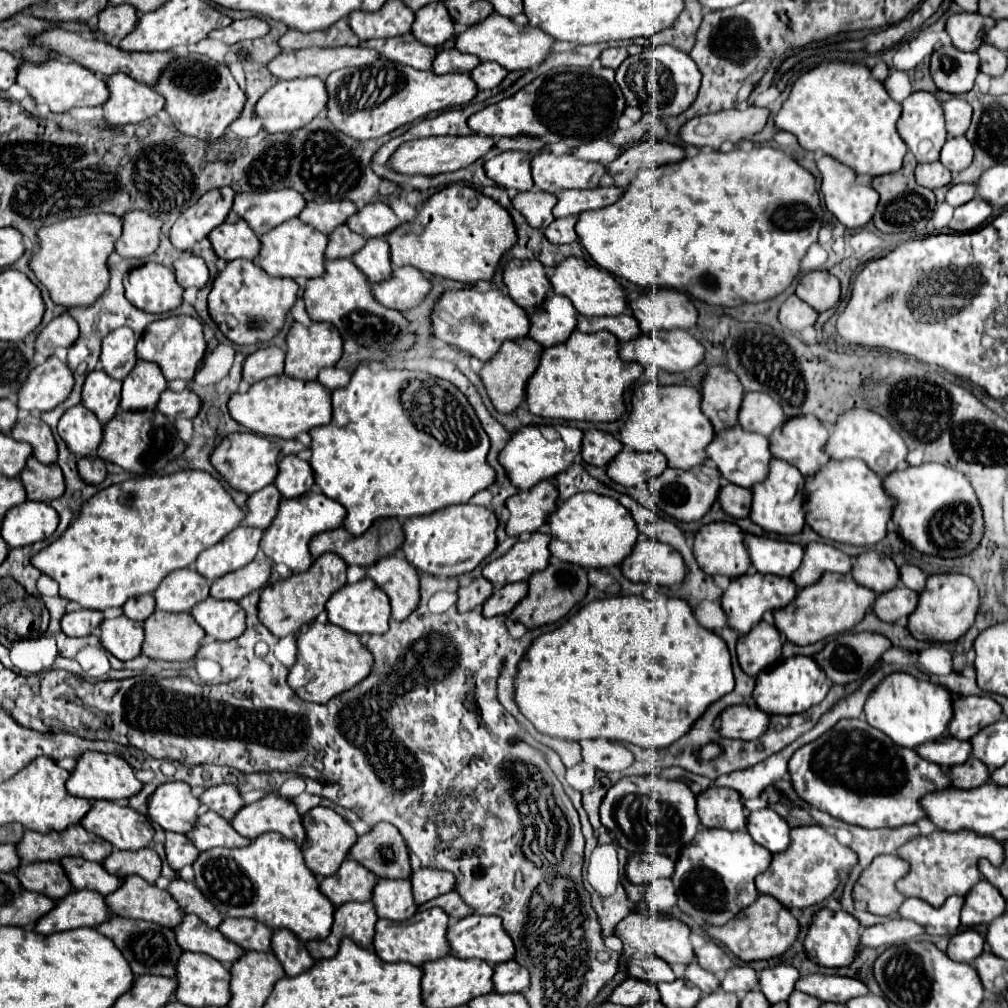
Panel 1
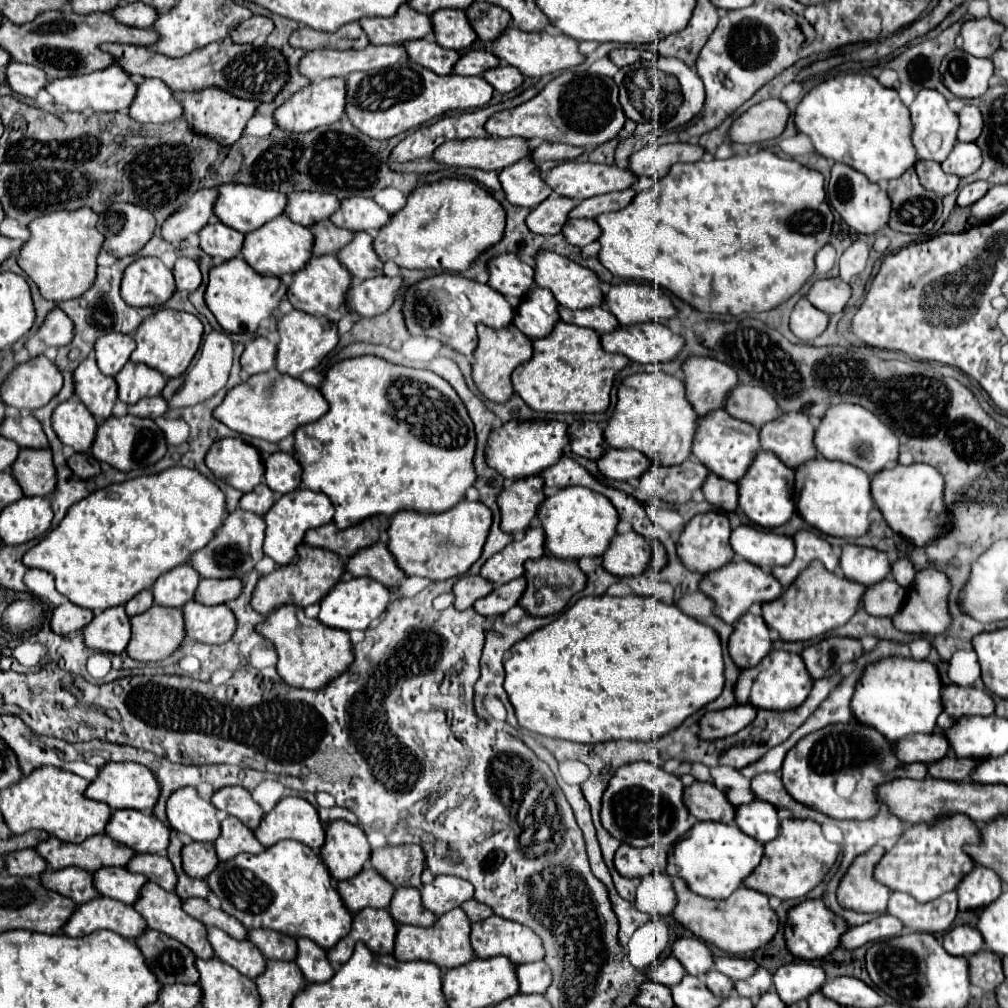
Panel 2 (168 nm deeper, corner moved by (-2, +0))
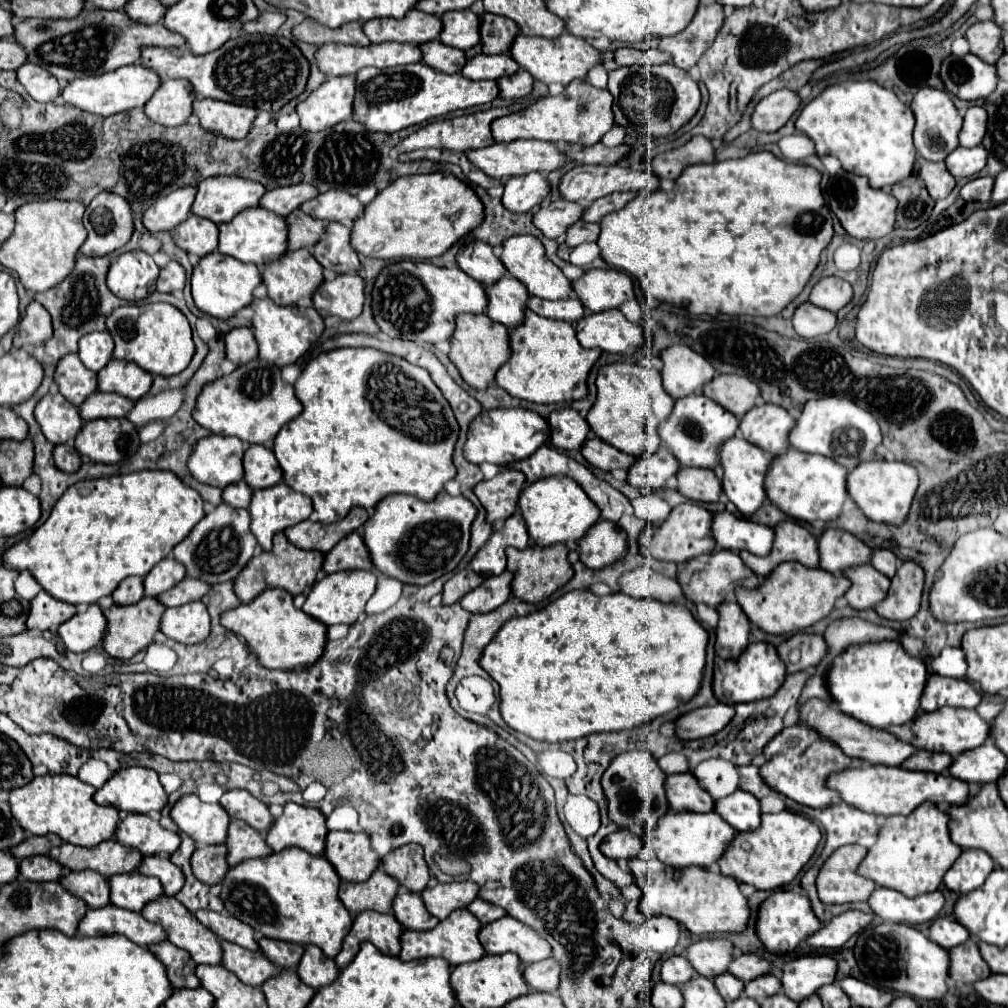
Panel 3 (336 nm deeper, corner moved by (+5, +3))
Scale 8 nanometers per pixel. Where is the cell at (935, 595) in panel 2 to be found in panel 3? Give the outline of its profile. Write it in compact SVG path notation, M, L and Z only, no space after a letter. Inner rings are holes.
M905 560L895 576L887 596L877 602L875 610L887 620L907 620L917 614L923 594L923 568L911 560Z

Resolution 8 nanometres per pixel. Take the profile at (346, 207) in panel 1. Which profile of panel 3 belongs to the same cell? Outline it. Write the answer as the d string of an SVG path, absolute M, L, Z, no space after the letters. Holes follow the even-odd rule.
M293 184L293 186L285 186L285 188L275 188L275 190L267 190L261 200L259 206L265 210L271 210L279 216L287 216L293 210L299 208L299 204L315 198L315 194L319 194L315 190L315 186L311 184Z

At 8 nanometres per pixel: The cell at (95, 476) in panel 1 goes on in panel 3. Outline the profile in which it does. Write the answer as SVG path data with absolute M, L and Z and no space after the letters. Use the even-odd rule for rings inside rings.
M69 444L55 446L53 460L55 460L55 466L59 470L63 470L63 472L77 472L81 468L81 456L79 456L79 452L73 446L69 446Z

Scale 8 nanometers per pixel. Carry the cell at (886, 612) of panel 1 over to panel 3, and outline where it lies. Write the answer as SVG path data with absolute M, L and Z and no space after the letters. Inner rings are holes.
M871 564L851 566L843 570L843 574L851 580L851 588L845 592L845 598L855 610L873 608L879 600L885 598L887 586L891 584L889 578L879 574Z

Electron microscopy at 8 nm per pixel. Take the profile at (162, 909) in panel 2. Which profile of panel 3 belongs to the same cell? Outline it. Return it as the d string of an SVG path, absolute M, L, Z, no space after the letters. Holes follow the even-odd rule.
M165 896L165 898L159 898L155 902L149 902L145 908L143 908L143 918L153 922L153 924L161 924L169 936L169 940L187 950L191 954L191 958L197 962L197 964L221 964L221 956L223 956L223 950L221 950L221 942L215 934L211 934L211 930L207 930L183 904L177 902L177 898L171 898L171 896Z

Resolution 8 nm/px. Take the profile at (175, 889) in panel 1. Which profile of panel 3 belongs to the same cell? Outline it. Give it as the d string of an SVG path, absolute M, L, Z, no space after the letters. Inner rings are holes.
M199 910L199 914L195 914L195 916L203 926L207 926L219 938L239 944L243 948L249 948L253 952L259 950L259 944L257 944L257 938L255 938L255 932L251 930L251 926L239 922L237 918L233 918L225 912L217 914L217 912L209 912L209 910Z

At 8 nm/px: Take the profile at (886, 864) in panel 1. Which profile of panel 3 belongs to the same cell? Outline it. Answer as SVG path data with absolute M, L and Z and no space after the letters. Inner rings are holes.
M849 844L835 850L819 870L817 892L823 904L865 902L875 888L875 882L859 876L855 870L865 858L867 848Z

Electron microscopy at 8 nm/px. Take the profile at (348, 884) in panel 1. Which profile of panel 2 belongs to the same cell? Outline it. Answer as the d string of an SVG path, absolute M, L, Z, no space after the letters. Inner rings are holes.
M364 867L356 877L336 883L336 891L342 897L346 909L356 913L364 907L388 907L394 887L372 867Z

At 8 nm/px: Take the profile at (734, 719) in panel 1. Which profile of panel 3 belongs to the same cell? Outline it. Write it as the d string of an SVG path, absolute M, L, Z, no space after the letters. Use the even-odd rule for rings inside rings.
M717 702L715 706L691 710L675 720L675 736L679 740L697 740L711 736L723 730L731 722L733 714L735 714L733 706L725 706L721 702Z

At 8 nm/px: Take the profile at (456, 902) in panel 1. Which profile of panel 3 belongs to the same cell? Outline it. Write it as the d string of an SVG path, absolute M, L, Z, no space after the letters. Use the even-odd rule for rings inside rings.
M479 898L469 904L469 912L475 914L481 920L481 924L495 922L495 920L499 920L499 918L503 918L507 914L501 906L491 904L491 902L485 902L485 900L479 900Z

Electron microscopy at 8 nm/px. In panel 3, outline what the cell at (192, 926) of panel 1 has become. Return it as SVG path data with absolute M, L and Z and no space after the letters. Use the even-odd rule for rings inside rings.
M221 940L221 946L223 946L223 966L247 986L253 986L253 988L263 986L267 978L275 978L281 972L261 952L243 950L241 946L235 946L223 940Z

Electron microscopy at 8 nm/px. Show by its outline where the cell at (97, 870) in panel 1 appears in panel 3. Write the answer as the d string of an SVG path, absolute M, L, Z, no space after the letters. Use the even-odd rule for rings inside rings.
M119 874L119 878L109 878L111 882L111 902L119 908L141 912L145 904L165 896L163 886L157 878L135 874Z

